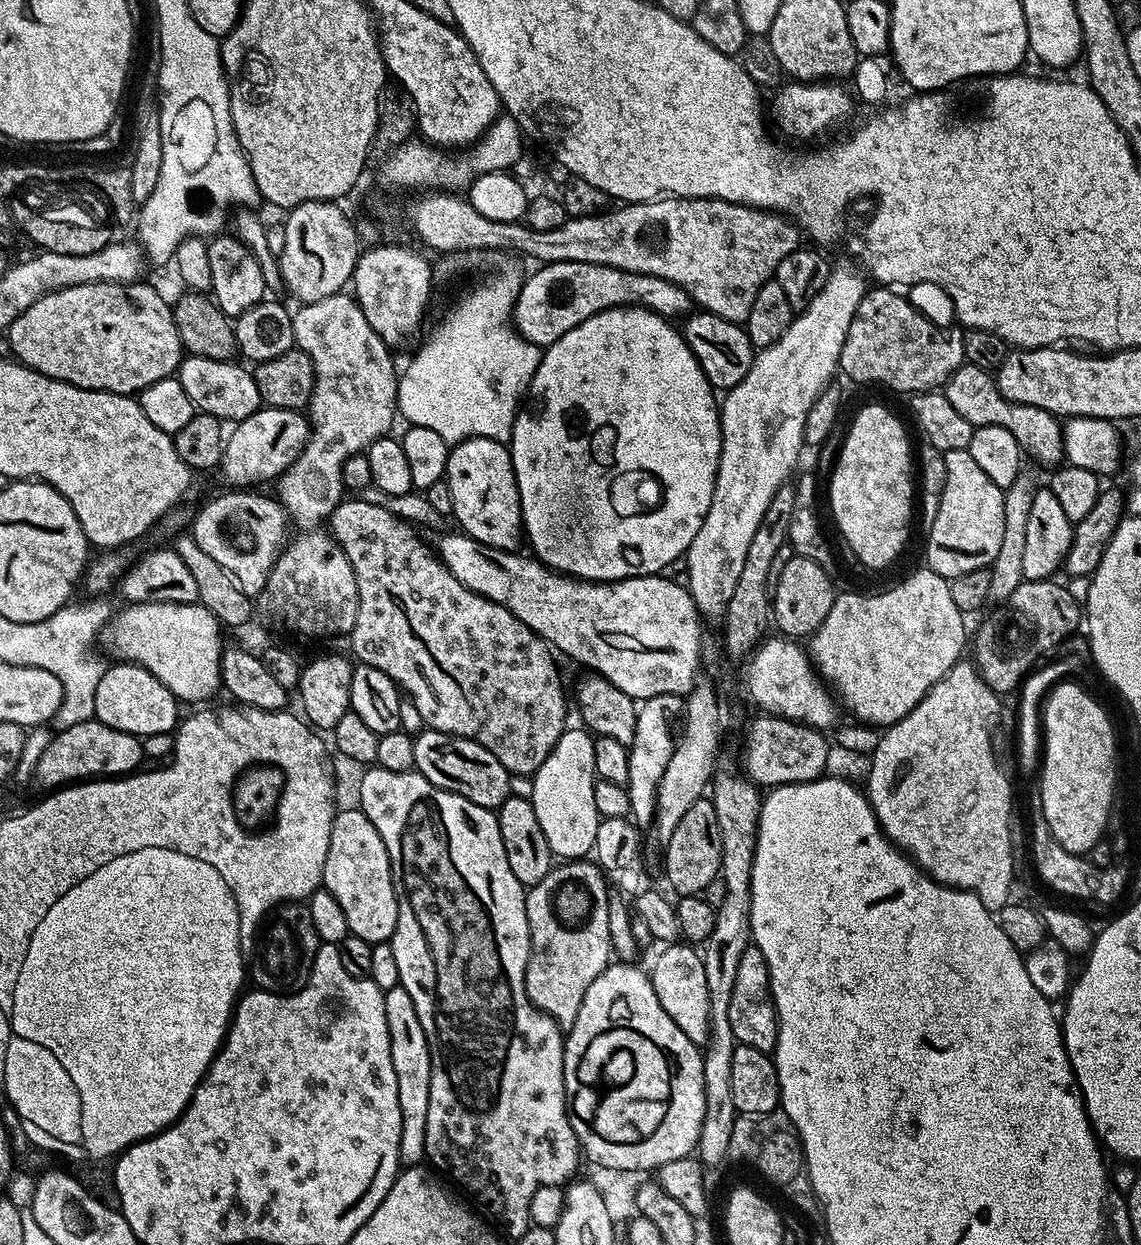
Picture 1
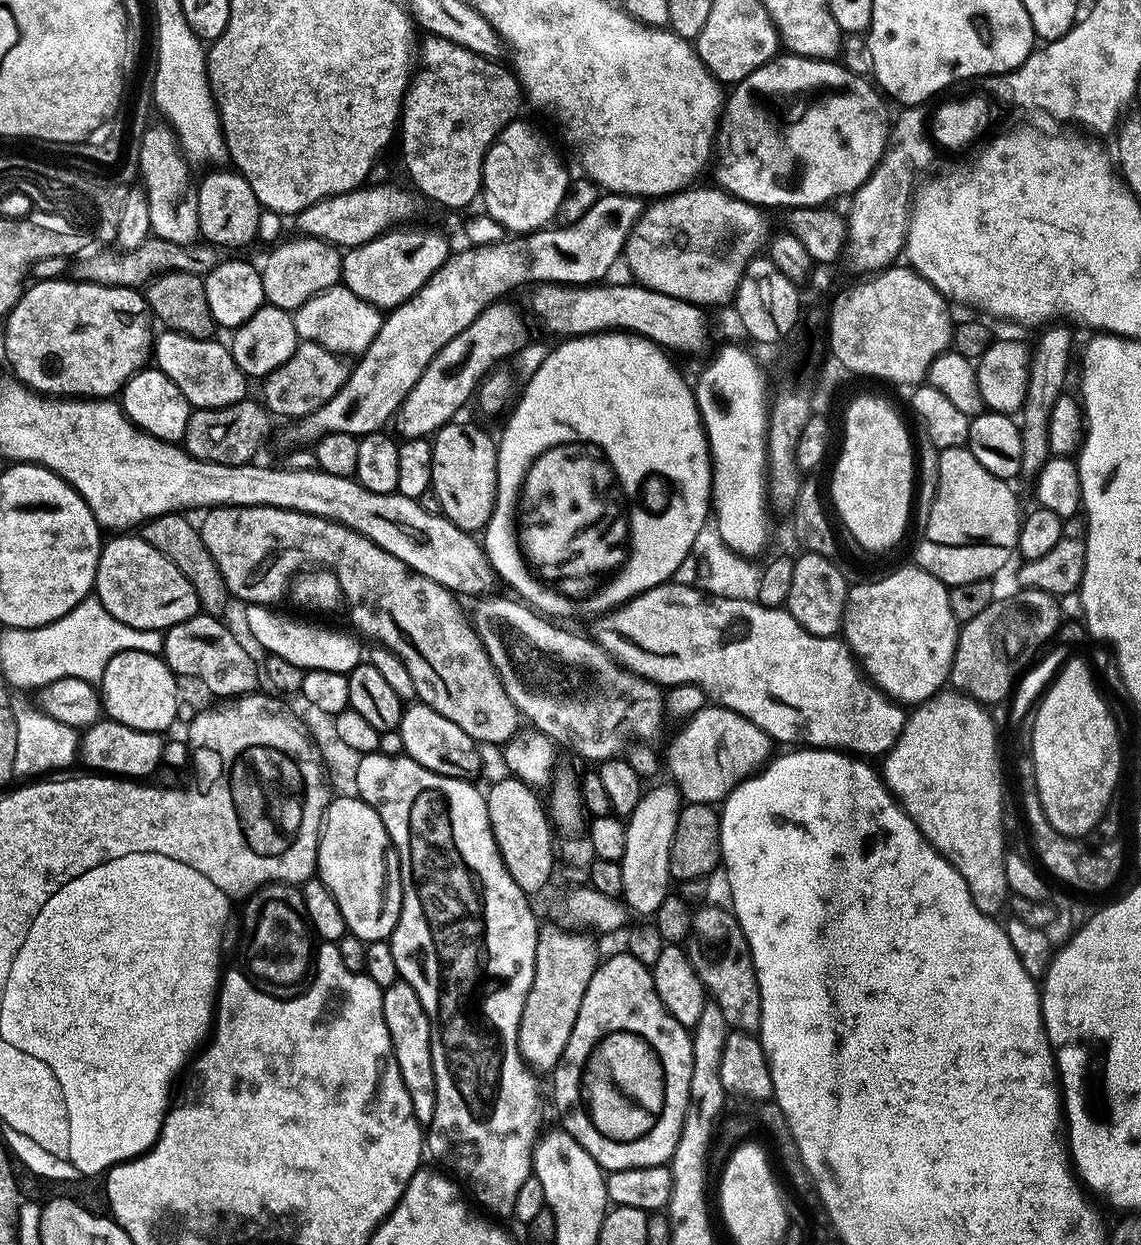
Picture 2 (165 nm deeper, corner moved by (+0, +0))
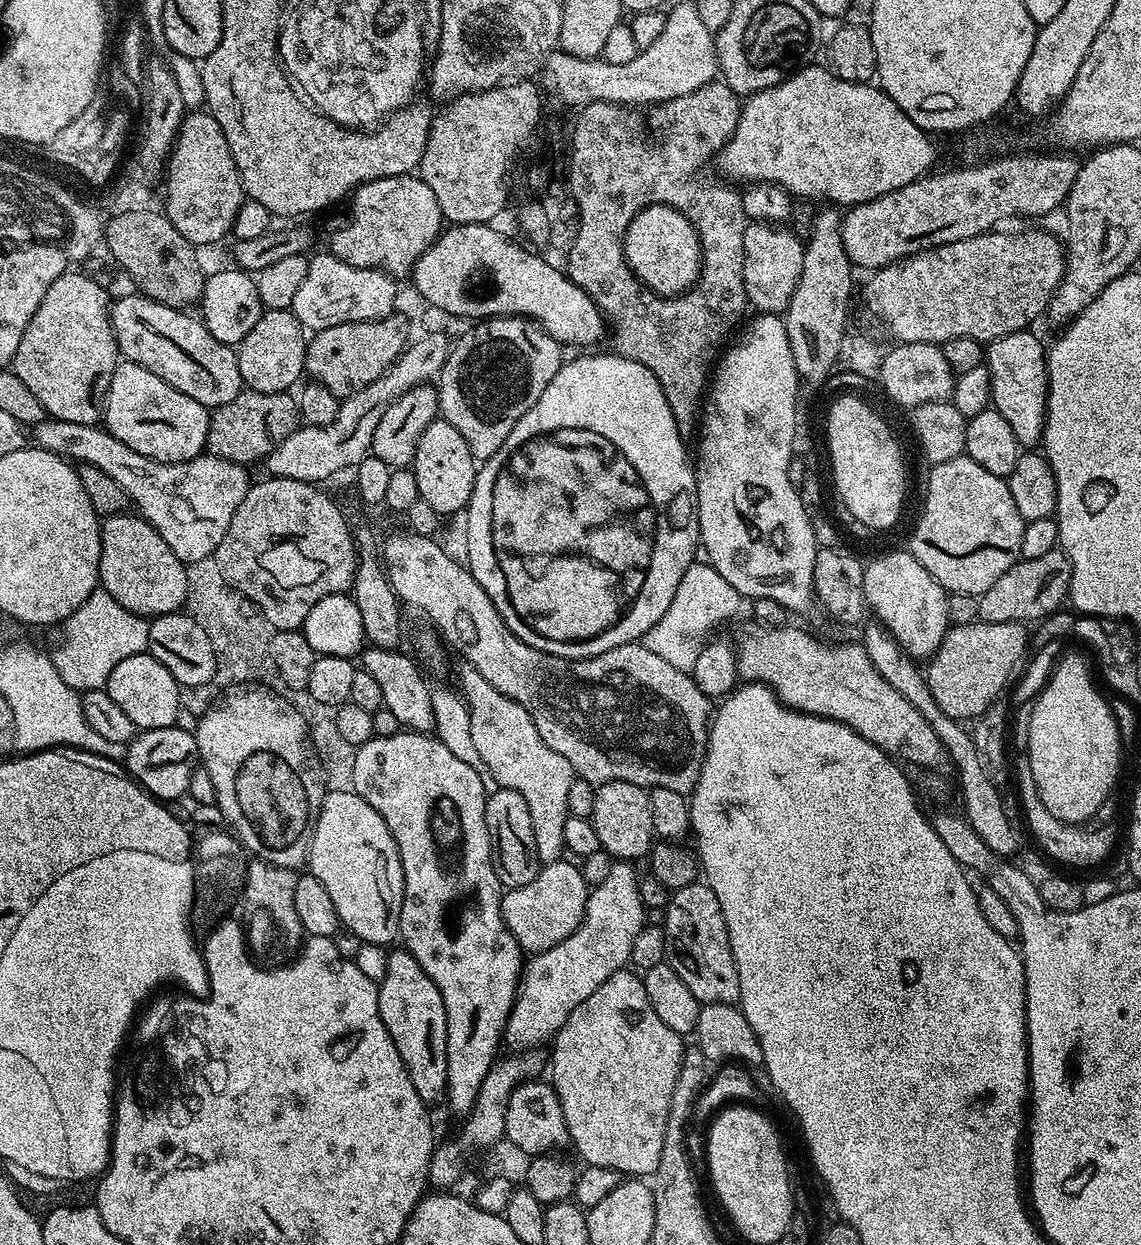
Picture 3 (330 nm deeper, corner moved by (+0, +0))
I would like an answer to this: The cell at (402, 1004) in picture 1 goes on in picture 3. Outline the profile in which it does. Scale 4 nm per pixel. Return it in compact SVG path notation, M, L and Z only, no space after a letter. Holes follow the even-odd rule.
M403 946L397 948L397 952L389 951L386 978L378 984L378 1010L390 1038L394 1038L394 1046L398 1046L398 1054L402 1054L404 1069L410 1074L410 1082L414 1082L414 1090L418 1090L418 1098L435 1106L448 1095L446 1006L430 974L418 966L418 958Z

